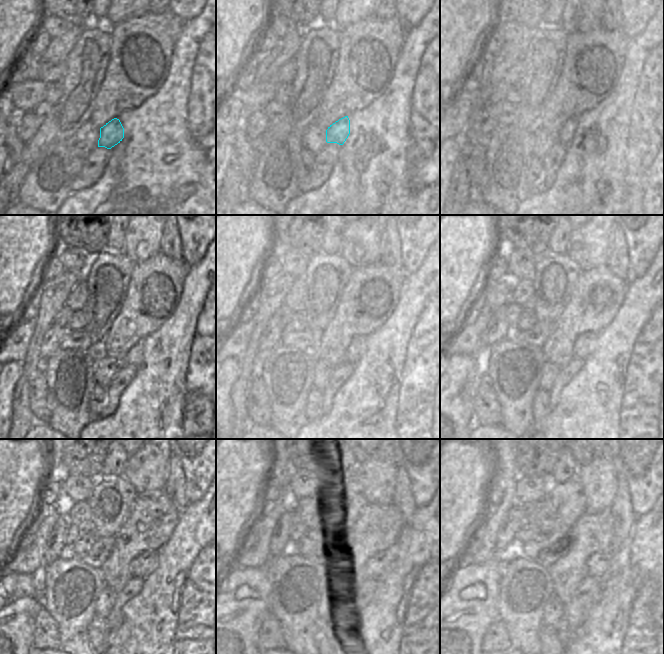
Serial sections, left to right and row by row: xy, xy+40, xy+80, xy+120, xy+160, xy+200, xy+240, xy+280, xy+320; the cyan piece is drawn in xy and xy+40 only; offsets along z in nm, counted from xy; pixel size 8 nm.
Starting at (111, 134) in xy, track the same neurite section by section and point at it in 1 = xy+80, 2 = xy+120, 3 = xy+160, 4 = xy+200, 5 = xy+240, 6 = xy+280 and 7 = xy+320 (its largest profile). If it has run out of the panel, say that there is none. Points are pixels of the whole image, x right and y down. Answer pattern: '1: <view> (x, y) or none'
1: xy+80 (567, 131)
2: xy+120 (134, 356)
3: xy+160 (357, 347)
4: xy+200 (585, 343)
5: xy+240 (144, 564)
6: xy+280 (370, 565)
7: xy+320 (598, 564)

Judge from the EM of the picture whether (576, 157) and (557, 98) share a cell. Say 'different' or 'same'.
different

